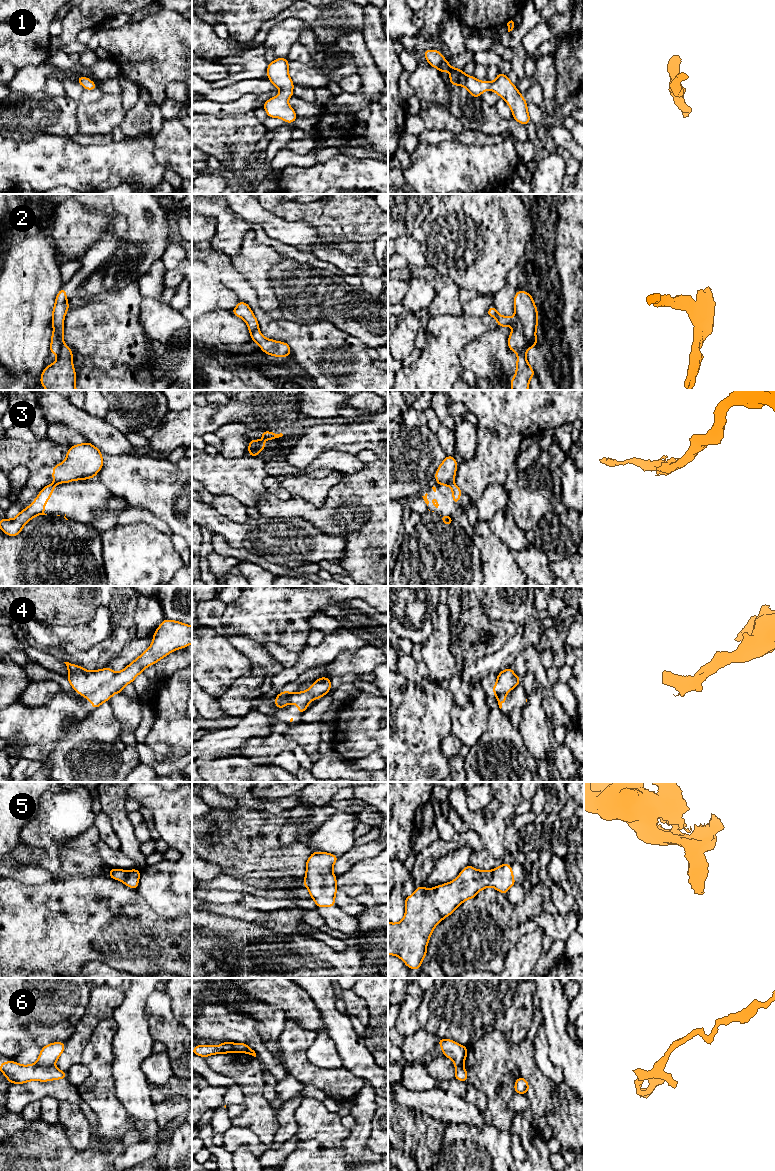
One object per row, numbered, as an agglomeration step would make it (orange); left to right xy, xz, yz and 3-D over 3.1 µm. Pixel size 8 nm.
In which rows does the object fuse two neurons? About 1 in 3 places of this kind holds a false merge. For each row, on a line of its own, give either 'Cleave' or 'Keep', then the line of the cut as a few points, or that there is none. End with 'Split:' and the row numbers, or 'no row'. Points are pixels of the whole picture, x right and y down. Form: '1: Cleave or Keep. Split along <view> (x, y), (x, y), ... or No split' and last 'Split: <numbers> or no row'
1: Keep. No split
2: Cleave. Split along yz (515, 313), (521, 324), (524, 338), (532, 347)
3: Cleave. Split along yz (452, 480), (437, 482)
4: Cleave. Split along xy (115, 672), (109, 680), (85, 696)
5: Keep. No split
6: Cleave. Split along xy (35, 1063), (46, 1067), (53, 1066)
Split: 2, 3, 4, 6

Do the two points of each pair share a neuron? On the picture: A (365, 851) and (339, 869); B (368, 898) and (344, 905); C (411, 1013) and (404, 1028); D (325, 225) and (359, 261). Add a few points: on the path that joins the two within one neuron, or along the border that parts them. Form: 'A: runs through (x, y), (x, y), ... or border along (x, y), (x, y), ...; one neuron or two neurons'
A: runs through (358, 853), (345, 862); one neuron
B: border along (338, 890), (366, 907); two neurons
C: runs through (407, 1017), (407, 1024); one neuron
D: runs through (339, 225), (345, 225), (362, 242), (362, 247); one neuron

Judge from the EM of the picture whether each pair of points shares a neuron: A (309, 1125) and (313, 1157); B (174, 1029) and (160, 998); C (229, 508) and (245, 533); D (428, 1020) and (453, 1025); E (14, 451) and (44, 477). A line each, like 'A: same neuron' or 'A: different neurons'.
A: same neuron
B: same neuron
C: different neurons
D: same neuron
E: different neurons

